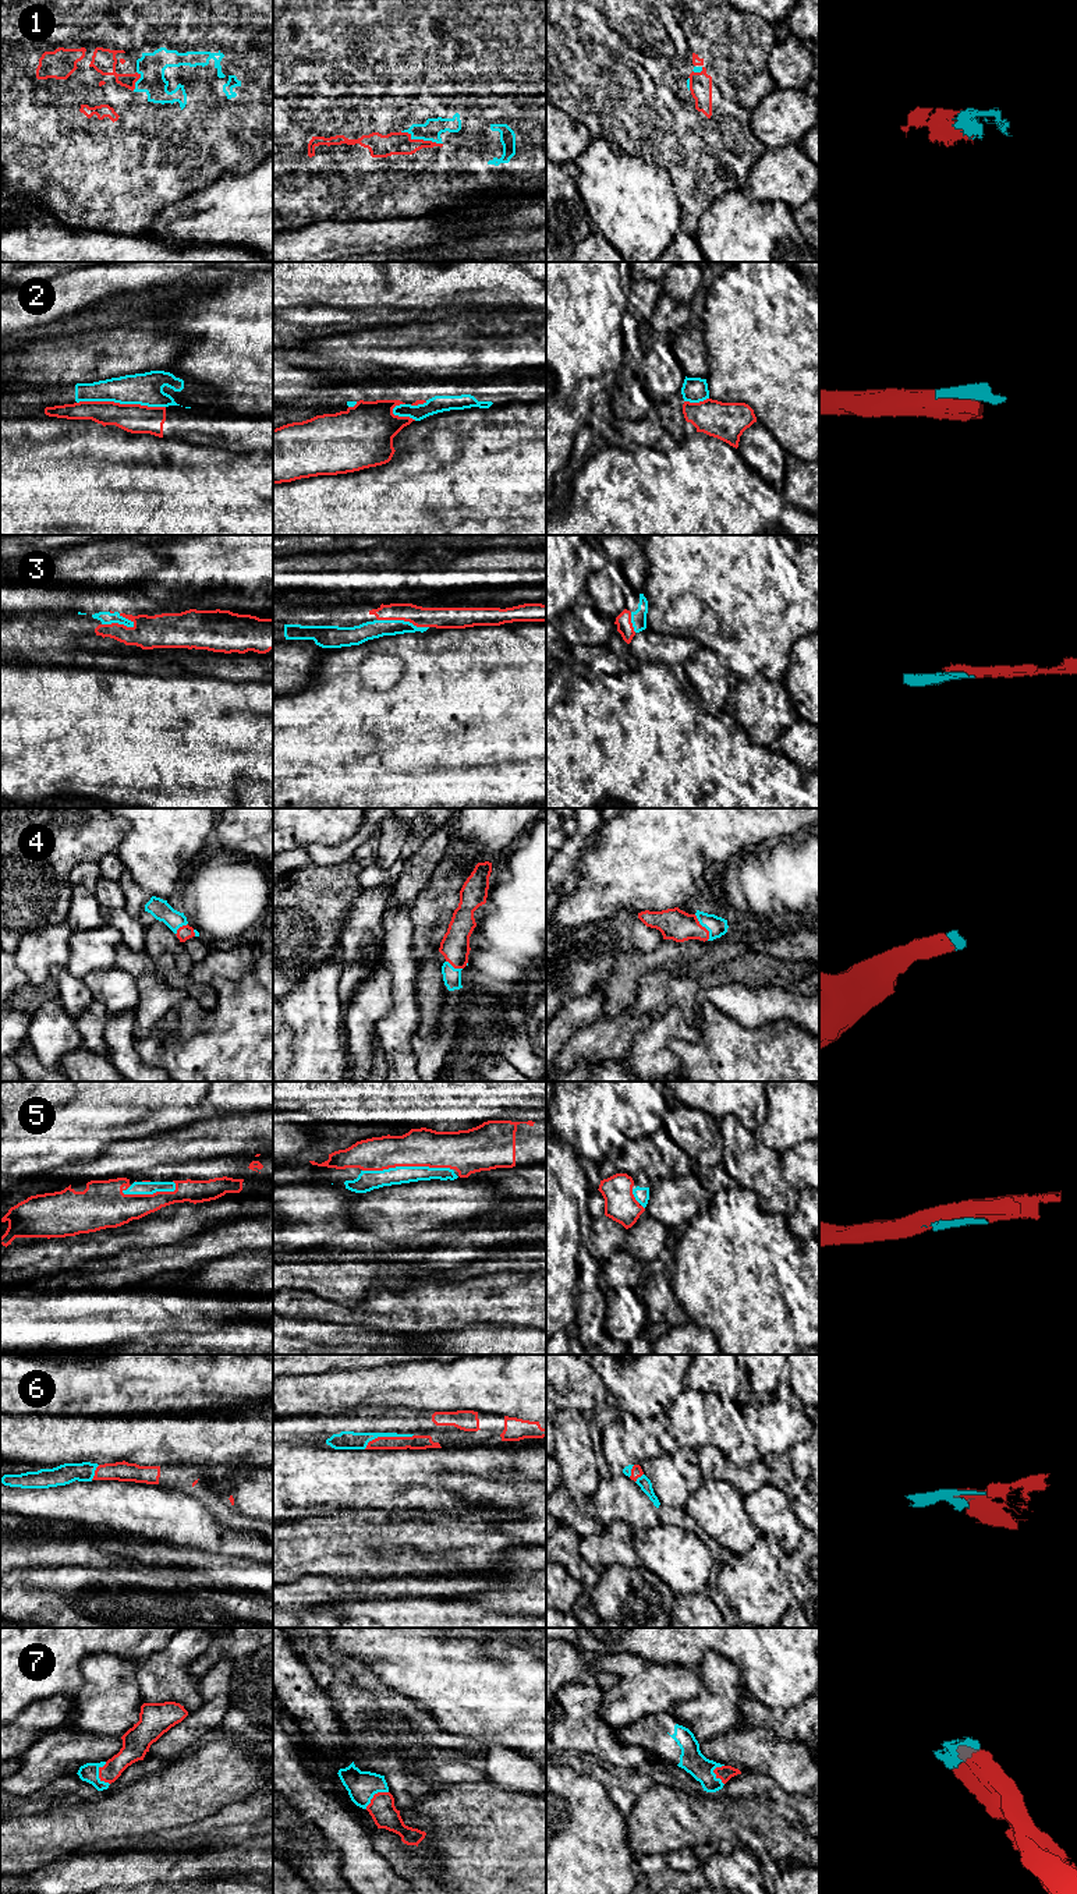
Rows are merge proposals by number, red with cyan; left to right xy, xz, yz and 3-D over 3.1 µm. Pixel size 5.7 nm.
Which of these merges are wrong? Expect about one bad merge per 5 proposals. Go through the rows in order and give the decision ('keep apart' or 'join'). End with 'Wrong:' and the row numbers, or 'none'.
1: join
2: keep apart
3: join
4: join
5: join
6: join
7: join
Wrong: 2

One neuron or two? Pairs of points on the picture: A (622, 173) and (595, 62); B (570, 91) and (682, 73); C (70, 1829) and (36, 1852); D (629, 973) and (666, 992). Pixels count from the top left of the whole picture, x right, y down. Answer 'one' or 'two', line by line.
A: two
B: one
C: one
D: two

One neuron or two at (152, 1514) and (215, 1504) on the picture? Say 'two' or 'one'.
one

